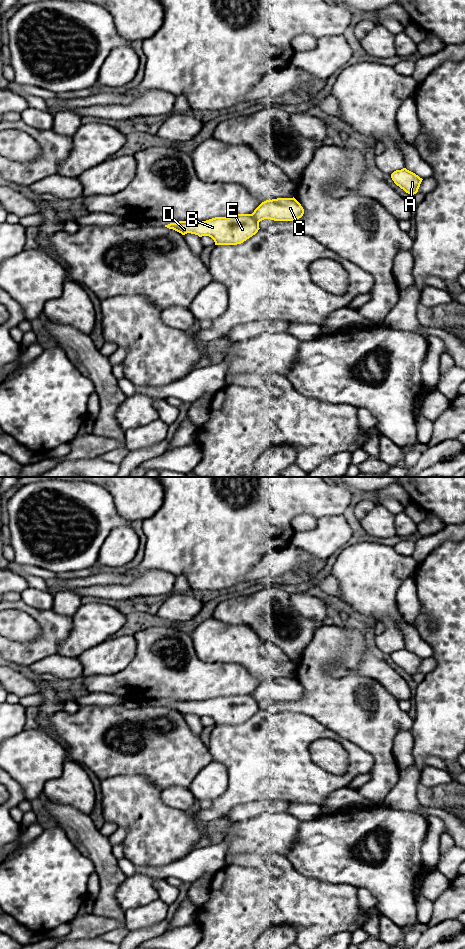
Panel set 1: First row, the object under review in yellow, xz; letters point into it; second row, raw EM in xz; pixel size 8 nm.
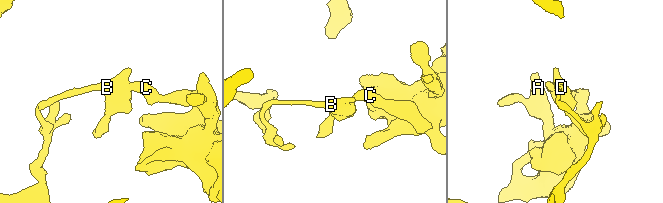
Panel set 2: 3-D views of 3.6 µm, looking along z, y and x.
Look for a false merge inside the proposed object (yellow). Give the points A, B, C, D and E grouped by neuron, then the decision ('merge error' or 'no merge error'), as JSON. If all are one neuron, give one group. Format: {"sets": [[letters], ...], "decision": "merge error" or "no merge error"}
{"sets": [["A", "C"], ["B", "D", "E"]], "decision": "merge error"}

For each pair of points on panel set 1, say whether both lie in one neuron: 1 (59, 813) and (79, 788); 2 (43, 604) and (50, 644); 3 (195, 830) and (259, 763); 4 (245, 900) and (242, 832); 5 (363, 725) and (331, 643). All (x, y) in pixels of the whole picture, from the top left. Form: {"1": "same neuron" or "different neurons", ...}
{"1": "different neurons", "2": "different neurons", "3": "different neurons", "4": "different neurons", "5": "same neuron"}

